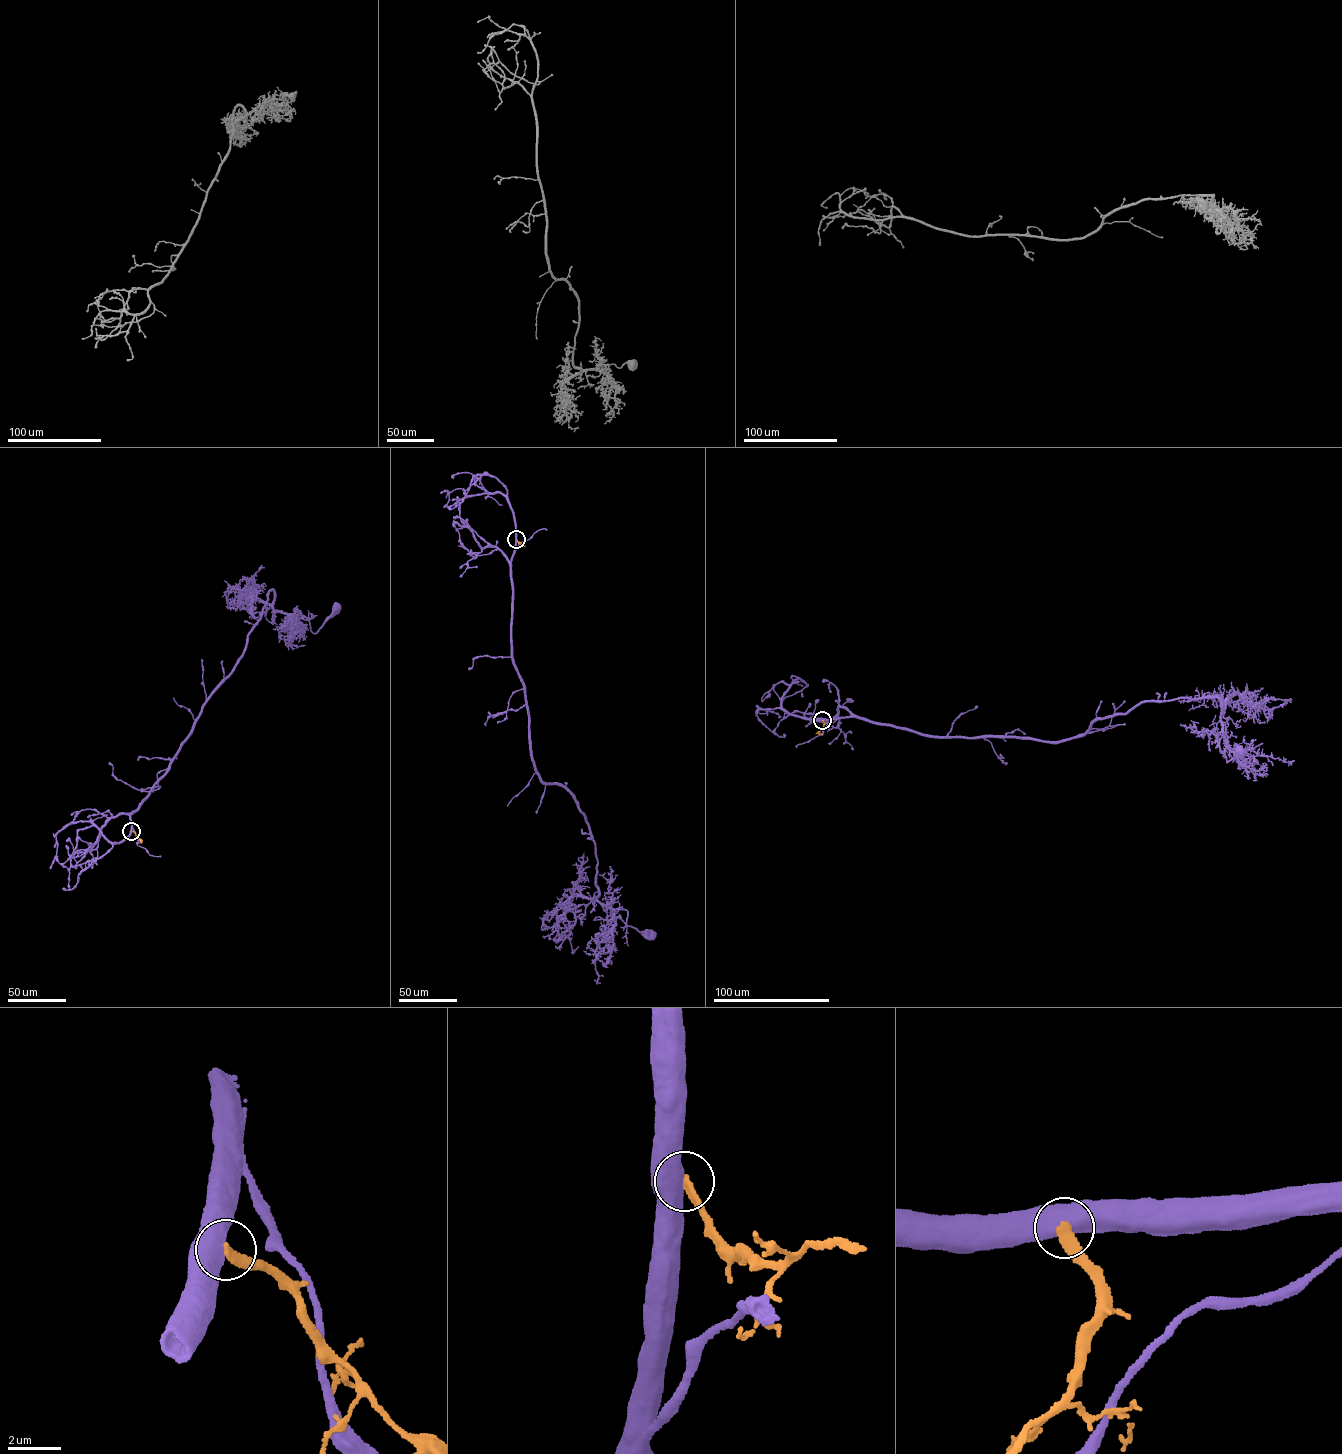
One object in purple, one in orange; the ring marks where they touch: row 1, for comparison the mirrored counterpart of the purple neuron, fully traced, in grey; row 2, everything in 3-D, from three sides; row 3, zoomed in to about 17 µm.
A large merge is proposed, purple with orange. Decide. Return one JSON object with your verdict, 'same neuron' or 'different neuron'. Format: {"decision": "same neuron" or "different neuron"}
{"decision": "different neuron"}

